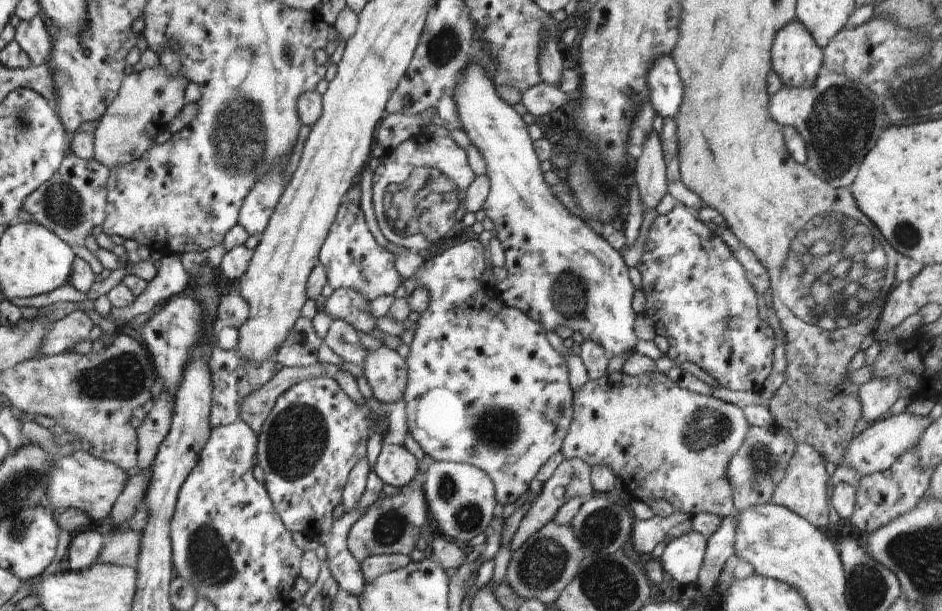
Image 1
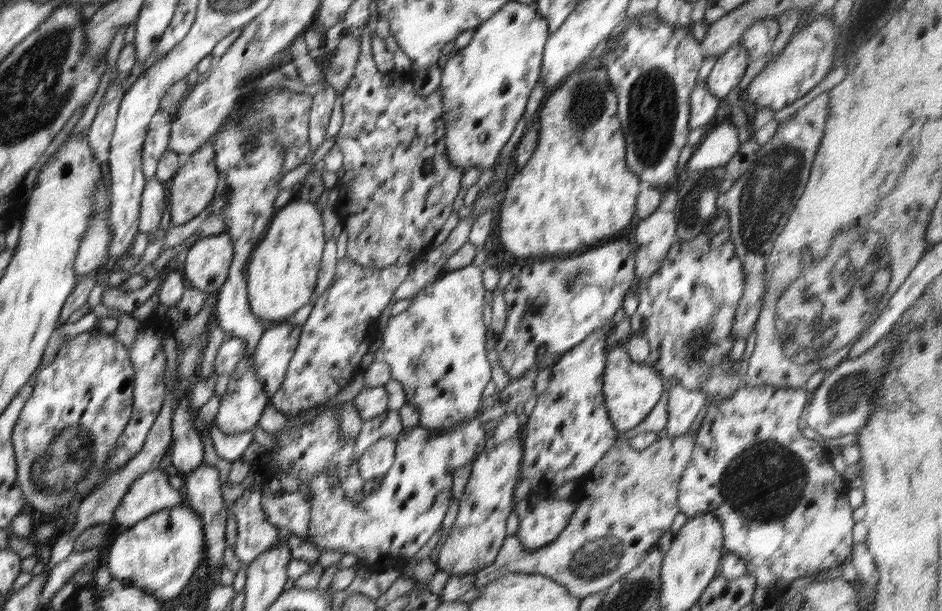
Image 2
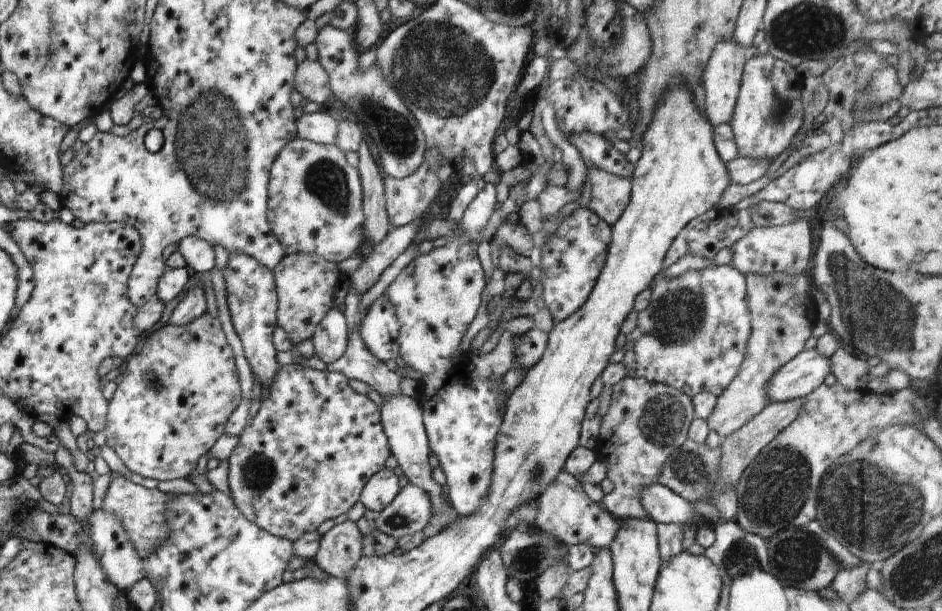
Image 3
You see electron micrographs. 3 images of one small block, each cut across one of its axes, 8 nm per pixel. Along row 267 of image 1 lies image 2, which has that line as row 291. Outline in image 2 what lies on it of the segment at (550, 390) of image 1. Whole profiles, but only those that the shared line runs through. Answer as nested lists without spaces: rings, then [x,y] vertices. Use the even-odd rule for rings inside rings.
[[[467,265],[441,273],[431,286],[424,287],[412,298],[411,304],[400,314],[388,319],[383,332],[383,344],[378,353],[380,360],[390,365],[391,380],[398,380],[406,393],[406,403],[418,408],[418,425],[439,430],[439,434],[452,433],[454,429],[478,417],[484,388],[492,379],[492,366],[488,361],[484,343],[484,267]]]

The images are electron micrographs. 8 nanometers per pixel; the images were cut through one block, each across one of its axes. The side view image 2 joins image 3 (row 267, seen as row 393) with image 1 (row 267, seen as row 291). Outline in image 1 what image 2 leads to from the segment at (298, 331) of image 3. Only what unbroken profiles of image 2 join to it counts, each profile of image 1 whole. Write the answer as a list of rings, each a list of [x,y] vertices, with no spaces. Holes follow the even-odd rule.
[[[348,198],[340,203],[336,220],[318,252],[318,260],[324,266],[328,284],[333,290],[356,290],[369,301],[379,296],[393,295],[404,280],[396,270],[395,256],[378,244],[366,226],[366,216]]]

